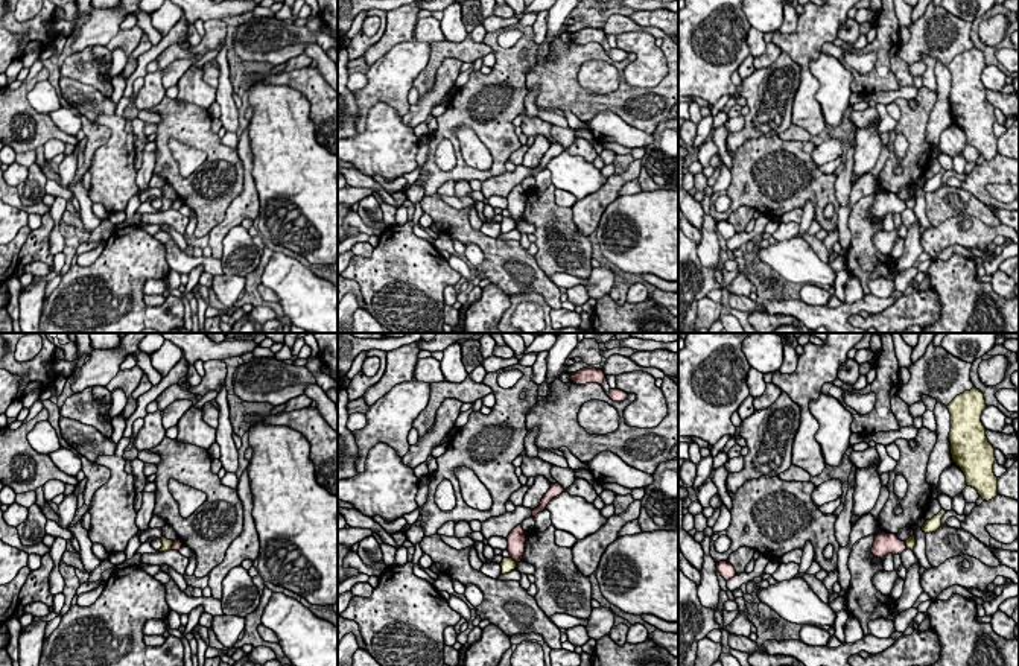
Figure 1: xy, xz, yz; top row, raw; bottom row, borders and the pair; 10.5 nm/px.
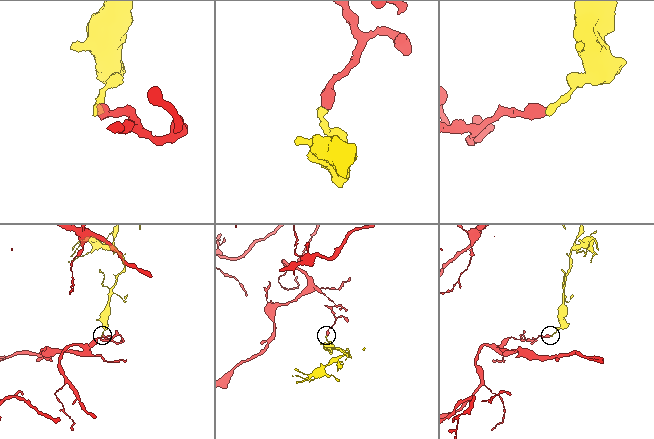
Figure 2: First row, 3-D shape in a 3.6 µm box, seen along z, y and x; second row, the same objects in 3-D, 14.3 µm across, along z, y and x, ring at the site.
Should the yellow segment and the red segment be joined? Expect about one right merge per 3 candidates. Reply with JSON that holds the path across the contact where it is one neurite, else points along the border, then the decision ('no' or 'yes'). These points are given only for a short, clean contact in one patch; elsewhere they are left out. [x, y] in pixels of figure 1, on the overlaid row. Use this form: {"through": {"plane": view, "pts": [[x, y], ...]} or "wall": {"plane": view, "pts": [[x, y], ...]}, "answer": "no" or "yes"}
{"wall": {"plane": "xz", "pts": [[511, 557], [516, 563]]}, "answer": "no"}

